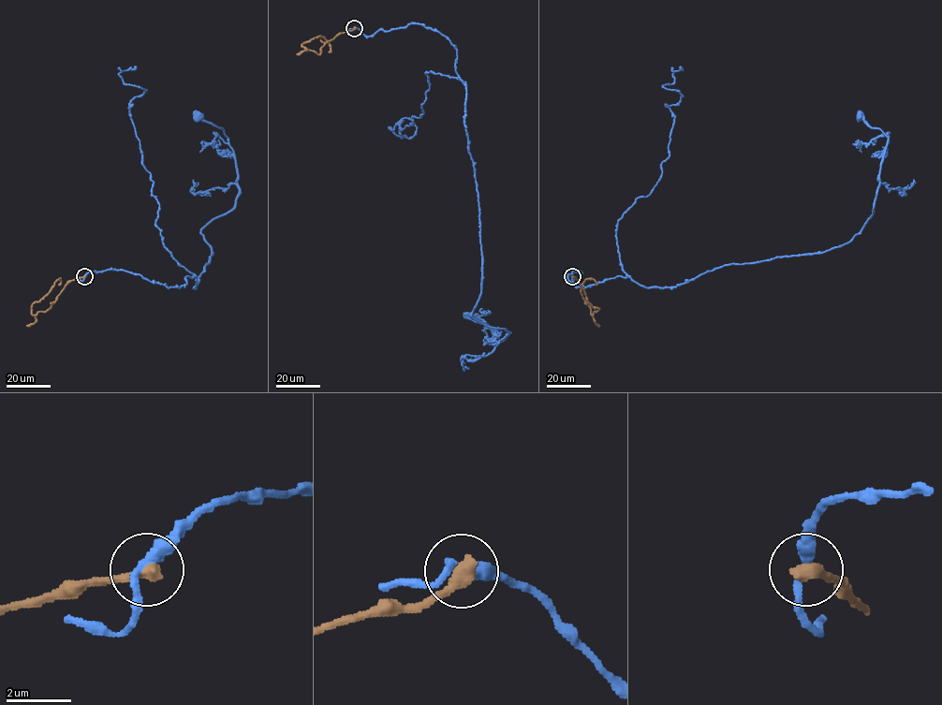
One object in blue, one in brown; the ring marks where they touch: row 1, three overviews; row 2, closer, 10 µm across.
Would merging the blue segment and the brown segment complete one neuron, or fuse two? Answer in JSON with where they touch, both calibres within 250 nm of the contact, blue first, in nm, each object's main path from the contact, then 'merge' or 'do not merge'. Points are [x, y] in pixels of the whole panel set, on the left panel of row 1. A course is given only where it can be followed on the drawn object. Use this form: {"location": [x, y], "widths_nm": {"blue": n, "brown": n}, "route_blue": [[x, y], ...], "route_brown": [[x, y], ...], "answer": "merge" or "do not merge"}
{"location": [84, 276], "widths_nm": {"blue": 280, "brown": 480}, "route_blue": [[84, 276], [195, 287], [212, 255], [201, 230], [239, 189], [228, 139], [198, 114]], "route_brown": [[84, 276], [70, 281], [49, 309], [33, 315], [32, 304], [39, 301], [60, 279], [58, 285]], "answer": "do not merge"}

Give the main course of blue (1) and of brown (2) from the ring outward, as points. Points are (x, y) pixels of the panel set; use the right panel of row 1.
1: (572, 276), (674, 287), (847, 242), (873, 214), (887, 144), (860, 114)
2: (572, 276), (587, 301), (598, 309), (591, 315), (581, 286), (586, 279), (596, 285)

